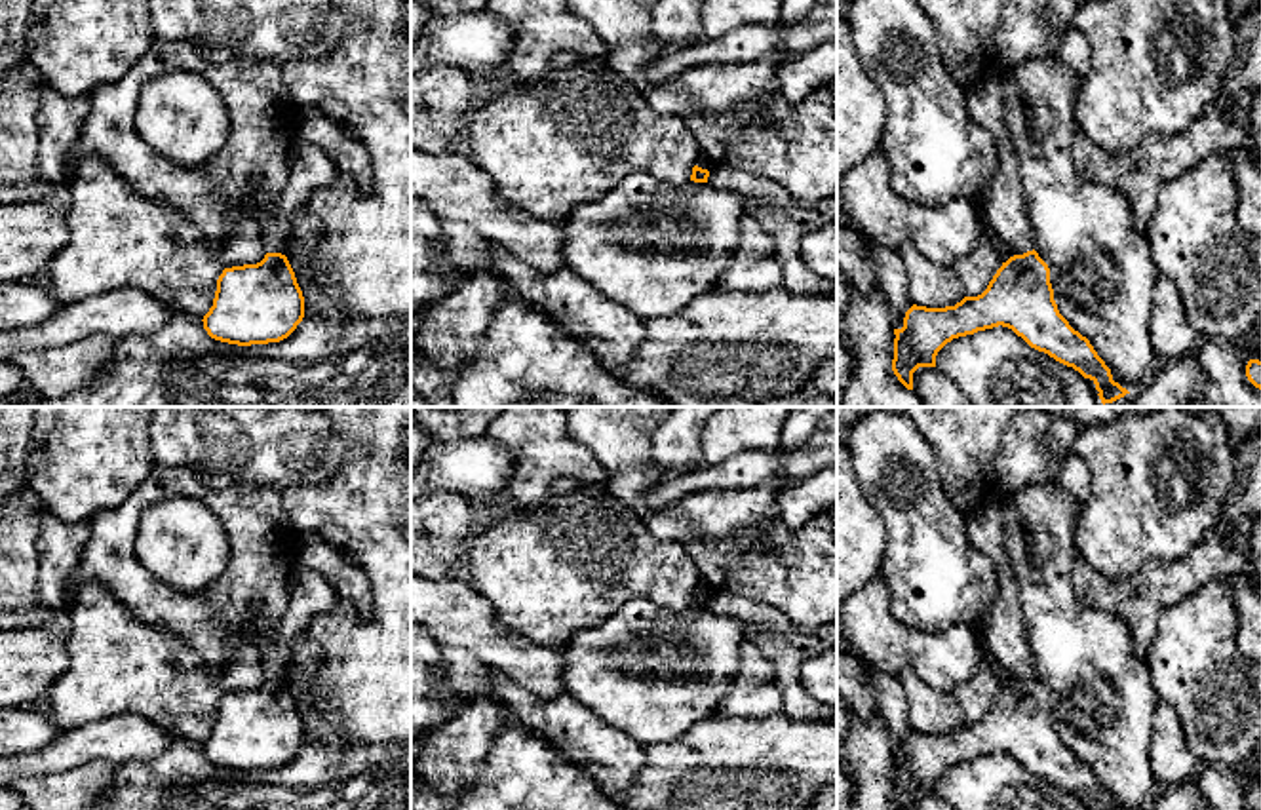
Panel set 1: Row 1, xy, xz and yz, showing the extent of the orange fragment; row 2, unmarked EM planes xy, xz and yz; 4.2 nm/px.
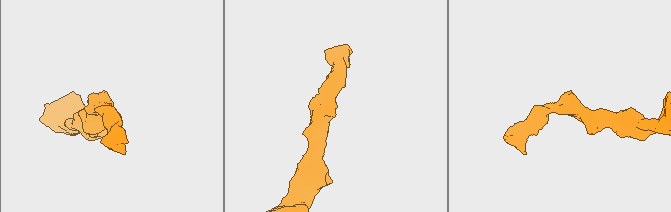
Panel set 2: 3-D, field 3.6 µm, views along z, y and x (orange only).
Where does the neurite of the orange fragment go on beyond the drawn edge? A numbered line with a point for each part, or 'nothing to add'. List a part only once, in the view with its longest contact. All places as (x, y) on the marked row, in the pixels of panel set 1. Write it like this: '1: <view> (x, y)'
nothing to add

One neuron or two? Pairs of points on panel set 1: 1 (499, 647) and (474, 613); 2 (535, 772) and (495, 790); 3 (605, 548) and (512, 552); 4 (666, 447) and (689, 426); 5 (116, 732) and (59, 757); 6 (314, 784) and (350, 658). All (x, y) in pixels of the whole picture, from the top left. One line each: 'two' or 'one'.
1: one
2: one
3: one
4: one
5: one
6: two

